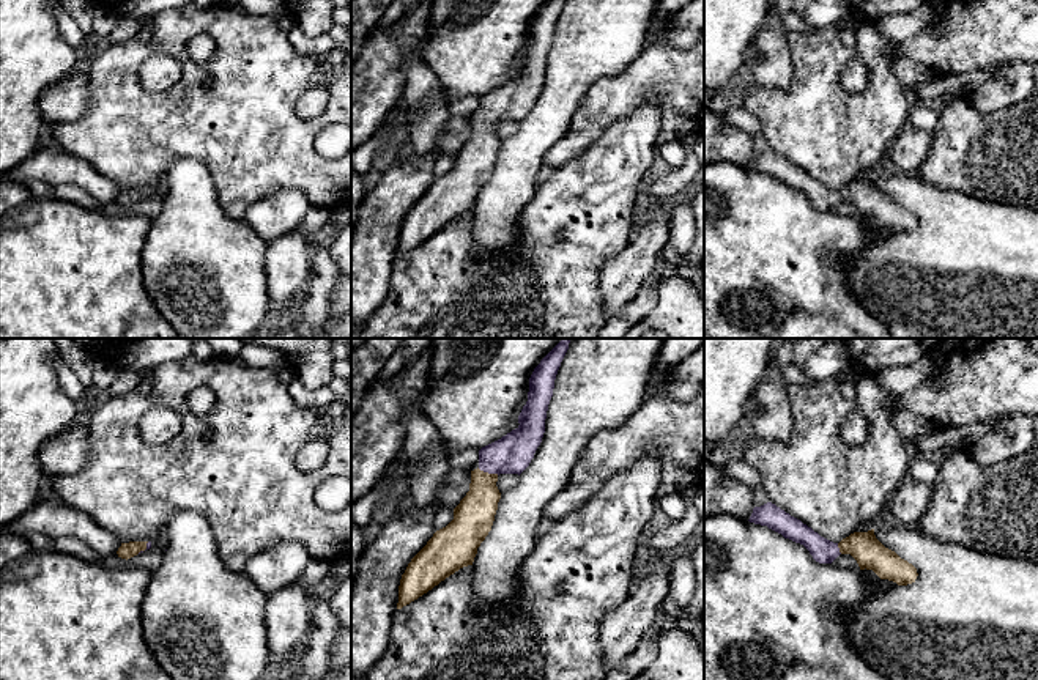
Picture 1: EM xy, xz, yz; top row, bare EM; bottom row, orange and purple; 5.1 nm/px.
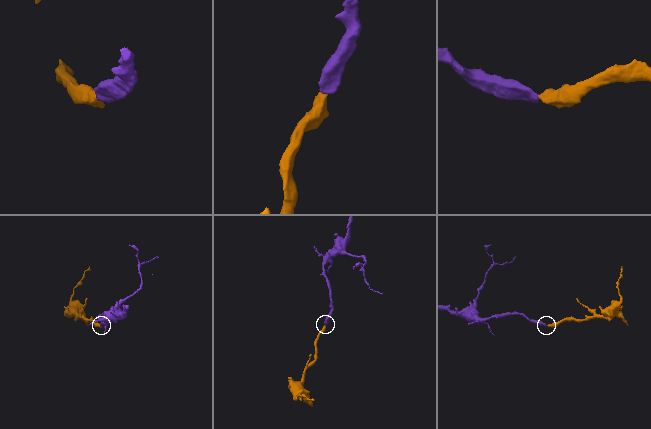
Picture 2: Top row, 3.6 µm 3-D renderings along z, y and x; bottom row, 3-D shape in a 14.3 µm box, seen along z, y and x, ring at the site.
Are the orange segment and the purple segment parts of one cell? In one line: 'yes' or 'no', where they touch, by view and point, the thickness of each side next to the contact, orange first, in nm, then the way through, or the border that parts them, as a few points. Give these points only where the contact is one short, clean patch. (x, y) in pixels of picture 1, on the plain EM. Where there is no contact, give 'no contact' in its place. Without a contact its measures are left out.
yes; meets orange in xz at (487, 120); 200 nm thick on the orange side, 200 nm on the other; runs through xz (473, 166), (487, 120), (503, 104), (512, 101)

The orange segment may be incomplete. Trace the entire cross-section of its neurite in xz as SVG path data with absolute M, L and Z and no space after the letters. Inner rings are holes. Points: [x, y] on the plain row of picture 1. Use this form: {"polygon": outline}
{"polygon": "M548 0L540 11L534 16L531 25L529 25L529 39L528 39L528 49L523 54L520 63L518 63L518 74L502 83L501 87L482 94L479 98L479 115L471 118L471 131L469 139L466 143L460 148L460 151L454 156L454 167L443 176L436 178L433 184L427 189L427 192L411 206L408 211L405 220L402 222L400 233L399 233L399 250L397 257L402 257L403 253L410 252L411 249L417 247L428 238L432 238L435 233L438 233L441 228L454 222L463 214L473 212L474 205L477 201L477 195L485 187L488 179L491 178L495 162L498 157L498 150L501 146L501 140L496 134L498 123L499 121L521 121L534 105L534 101L537 94L542 90L543 80L545 80L545 66L550 47L553 44L554 36L554 27L558 22L558 17L561 14L561 9L564 6L565 0Z"}

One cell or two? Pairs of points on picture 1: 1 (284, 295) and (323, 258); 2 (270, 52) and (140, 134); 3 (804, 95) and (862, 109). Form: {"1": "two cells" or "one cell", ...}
{"1": "two cells", "2": "one cell", "3": "one cell"}

